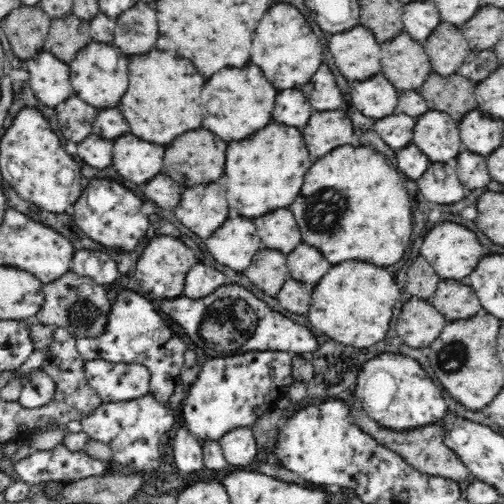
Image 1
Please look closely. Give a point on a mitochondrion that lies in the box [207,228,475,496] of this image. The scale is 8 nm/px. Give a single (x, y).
(451, 358)

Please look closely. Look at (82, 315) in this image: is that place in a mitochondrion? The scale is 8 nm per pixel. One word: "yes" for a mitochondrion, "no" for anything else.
yes

